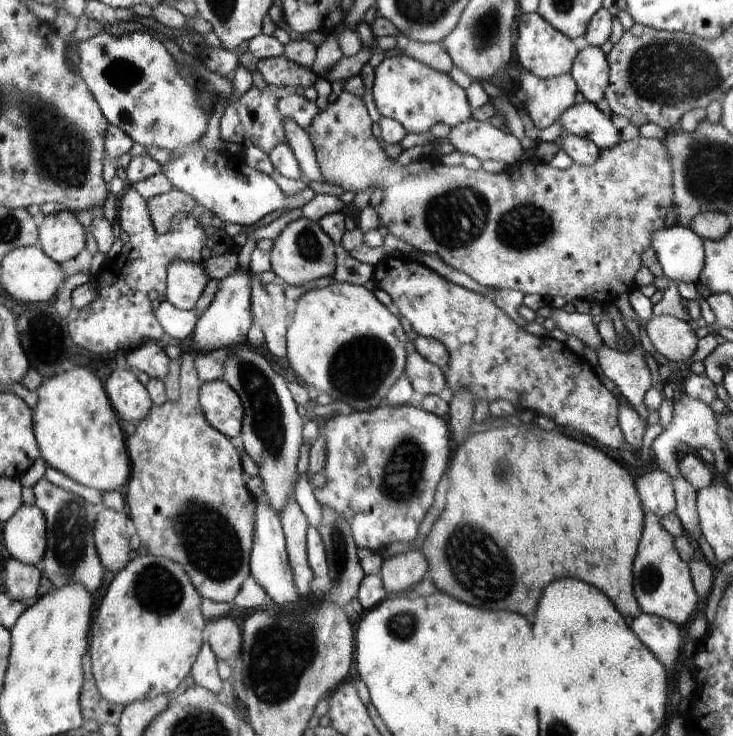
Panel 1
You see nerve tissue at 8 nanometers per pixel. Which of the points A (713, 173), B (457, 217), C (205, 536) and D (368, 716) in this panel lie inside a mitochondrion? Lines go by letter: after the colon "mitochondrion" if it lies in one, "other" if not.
A: mitochondrion
B: mitochondrion
C: mitochondrion
D: other

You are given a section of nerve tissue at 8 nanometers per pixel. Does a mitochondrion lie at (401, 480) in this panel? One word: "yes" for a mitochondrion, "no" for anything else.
yes

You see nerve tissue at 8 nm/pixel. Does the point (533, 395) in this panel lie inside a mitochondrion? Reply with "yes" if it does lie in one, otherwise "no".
no

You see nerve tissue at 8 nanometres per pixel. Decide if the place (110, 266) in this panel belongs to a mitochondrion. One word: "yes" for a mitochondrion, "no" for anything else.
no

